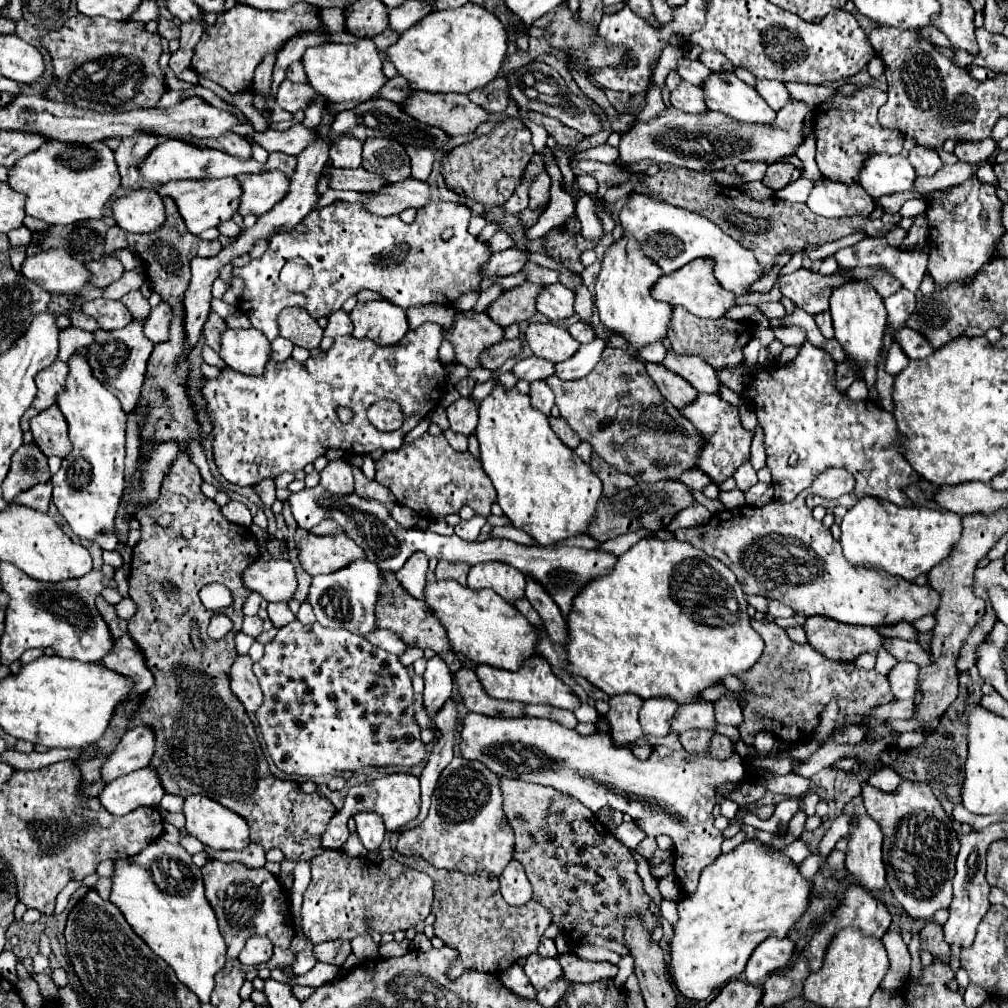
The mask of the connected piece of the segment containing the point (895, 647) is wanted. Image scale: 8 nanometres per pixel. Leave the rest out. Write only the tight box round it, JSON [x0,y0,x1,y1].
[885,639,933,667]

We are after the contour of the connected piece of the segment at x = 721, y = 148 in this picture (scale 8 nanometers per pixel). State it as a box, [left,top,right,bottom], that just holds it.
[619,101,811,171]

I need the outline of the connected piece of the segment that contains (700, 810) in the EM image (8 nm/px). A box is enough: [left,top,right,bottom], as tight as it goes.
[461,713,745,895]

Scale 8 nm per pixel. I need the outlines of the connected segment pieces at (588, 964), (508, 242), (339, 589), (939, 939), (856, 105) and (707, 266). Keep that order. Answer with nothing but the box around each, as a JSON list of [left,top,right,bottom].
[[559,953,617,983],[489,231,515,251],[307,559,385,635],[919,921,951,963],[815,87,903,185],[653,259,735,319]]

